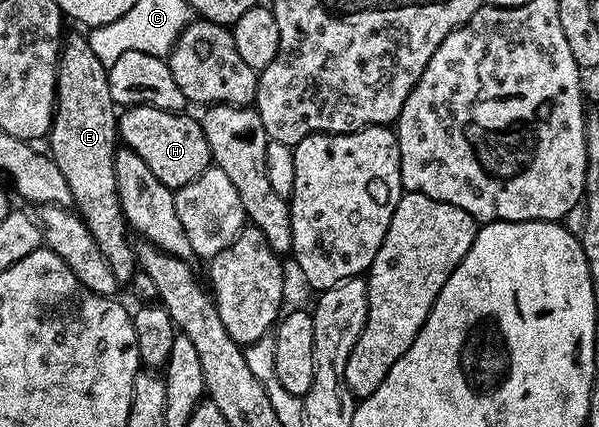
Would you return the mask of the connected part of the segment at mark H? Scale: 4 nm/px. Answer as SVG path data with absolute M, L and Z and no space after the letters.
M148 105L127 107L118 116L118 139L131 151L140 153L140 157L148 161L148 169L171 189L188 185L188 181L200 177L212 163L202 124L190 113L165 111Z

